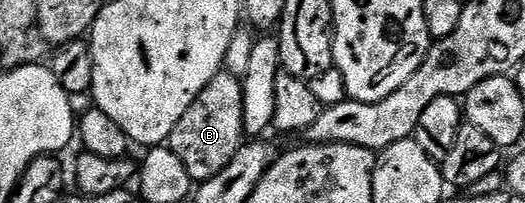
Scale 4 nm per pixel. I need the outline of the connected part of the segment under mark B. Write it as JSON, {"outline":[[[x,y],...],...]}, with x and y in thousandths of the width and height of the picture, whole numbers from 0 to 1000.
{"outline":[[[421,350],[375,463],[368,522],[345,562],[345,601],[330,621],[322,724],[360,837],[366,892],[385,897],[421,857],[467,704],[463,640],[463,404],[432,350]]]}

